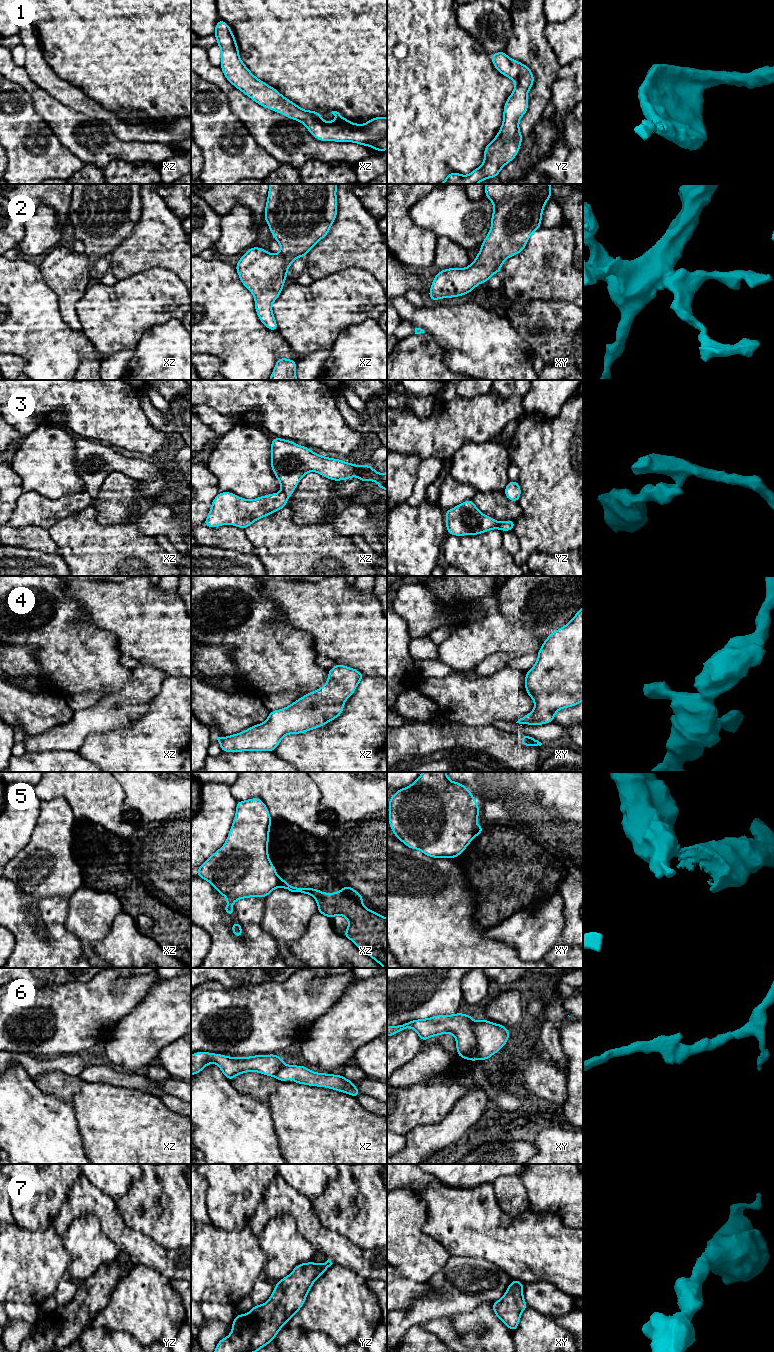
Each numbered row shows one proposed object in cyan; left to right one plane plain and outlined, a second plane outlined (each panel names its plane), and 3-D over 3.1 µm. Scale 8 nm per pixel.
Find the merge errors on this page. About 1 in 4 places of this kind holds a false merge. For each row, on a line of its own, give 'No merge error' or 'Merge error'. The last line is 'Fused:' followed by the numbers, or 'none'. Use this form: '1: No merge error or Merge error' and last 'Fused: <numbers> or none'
1: No merge error
2: No merge error
3: Merge error
4: No merge error
5: Merge error
6: Merge error
7: No merge error
Fused: 3, 5, 6

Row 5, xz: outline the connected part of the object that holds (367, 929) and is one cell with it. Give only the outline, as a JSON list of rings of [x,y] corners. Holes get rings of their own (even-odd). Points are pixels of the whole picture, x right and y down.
[[[282,877],[279,887],[291,892],[313,896],[318,913],[332,920],[336,915],[344,916],[349,926],[342,934],[350,939],[362,952],[387,968],[387,918],[363,906],[362,895],[348,884],[336,893],[324,893],[316,888],[297,888]]]

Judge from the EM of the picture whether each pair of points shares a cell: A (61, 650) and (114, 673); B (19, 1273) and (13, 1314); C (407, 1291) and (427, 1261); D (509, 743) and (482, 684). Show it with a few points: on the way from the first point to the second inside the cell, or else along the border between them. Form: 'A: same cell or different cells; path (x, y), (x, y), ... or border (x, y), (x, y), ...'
A: same cell; path (74, 653), (79, 658), (89, 660), (101, 670)
B: different cells; border (10, 1301), (32, 1302), (36, 1305)
C: different cells; border (397, 1271), (412, 1280), (425, 1283)
D: different cells; border (491, 724), (468, 726)

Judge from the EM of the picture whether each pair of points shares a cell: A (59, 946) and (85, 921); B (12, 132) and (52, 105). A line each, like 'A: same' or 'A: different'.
A: different
B: different

